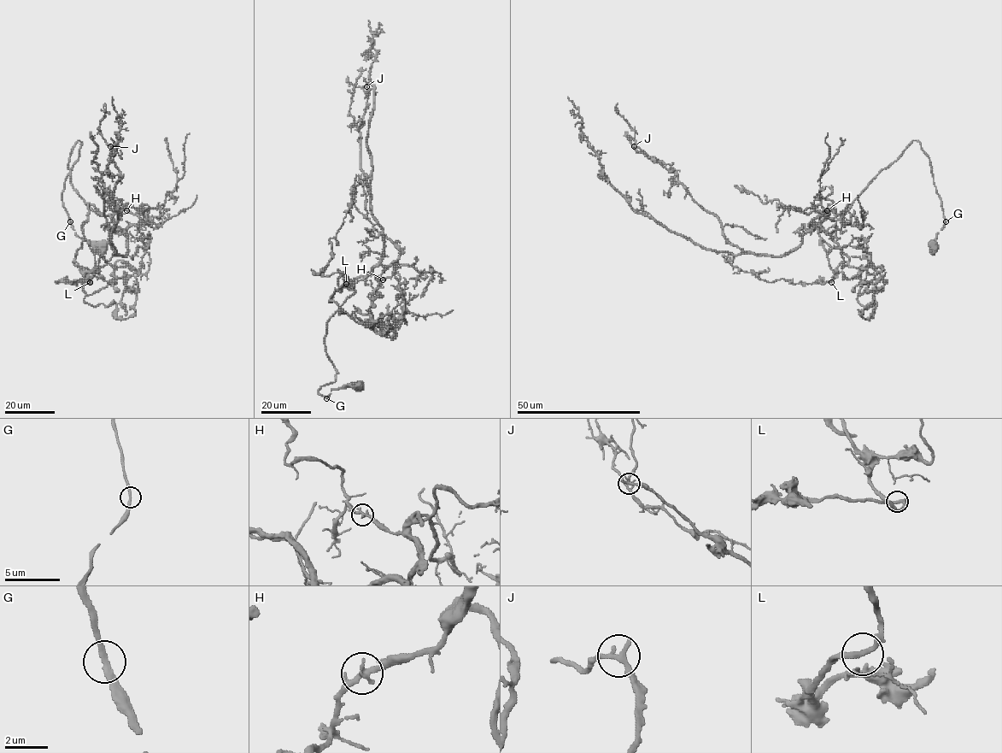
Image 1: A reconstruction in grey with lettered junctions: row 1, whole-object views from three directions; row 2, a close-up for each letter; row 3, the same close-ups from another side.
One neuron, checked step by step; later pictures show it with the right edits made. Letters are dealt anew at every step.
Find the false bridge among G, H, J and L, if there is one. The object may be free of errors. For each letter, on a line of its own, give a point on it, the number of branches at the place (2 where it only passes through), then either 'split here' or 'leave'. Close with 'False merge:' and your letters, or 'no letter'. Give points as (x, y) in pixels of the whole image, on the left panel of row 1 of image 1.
G: (70, 221) | 2 | leave
H: (126, 210) | 2 | leave
J: (110, 146) | 2 | leave
L: (90, 282) | 2 | leave
False merge: no letter

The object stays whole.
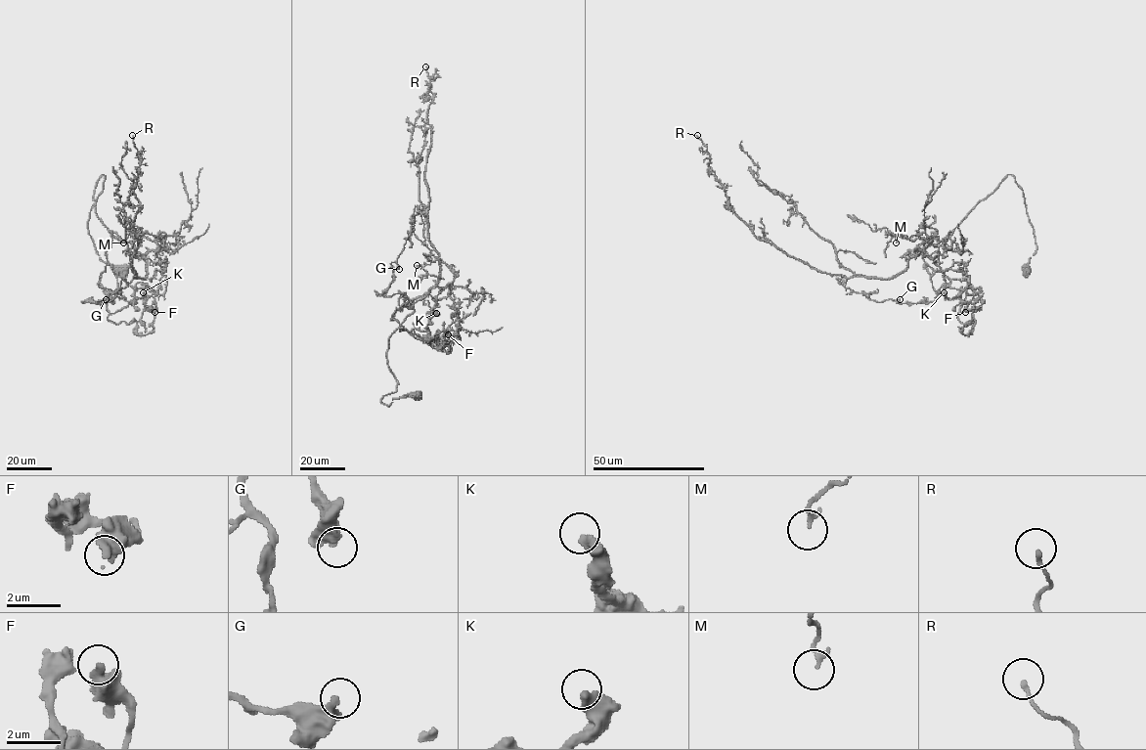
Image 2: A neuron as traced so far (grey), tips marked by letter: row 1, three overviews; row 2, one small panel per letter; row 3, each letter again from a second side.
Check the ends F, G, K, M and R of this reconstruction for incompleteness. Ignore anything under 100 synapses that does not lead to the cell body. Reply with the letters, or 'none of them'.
none of them

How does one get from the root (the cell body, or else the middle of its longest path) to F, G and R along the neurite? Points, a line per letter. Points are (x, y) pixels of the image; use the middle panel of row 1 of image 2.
F: (417, 395), (381, 402), (398, 384), (388, 338), (414, 311), (399, 292), (391, 320), (444, 351), (448, 334)
G: (417, 395), (381, 402), (414, 311), (399, 292), (391, 319), (399, 269)
R: (417, 395), (381, 402), (398, 384), (387, 364), (388, 338), (440, 278), (427, 231), (433, 78), (425, 66)

